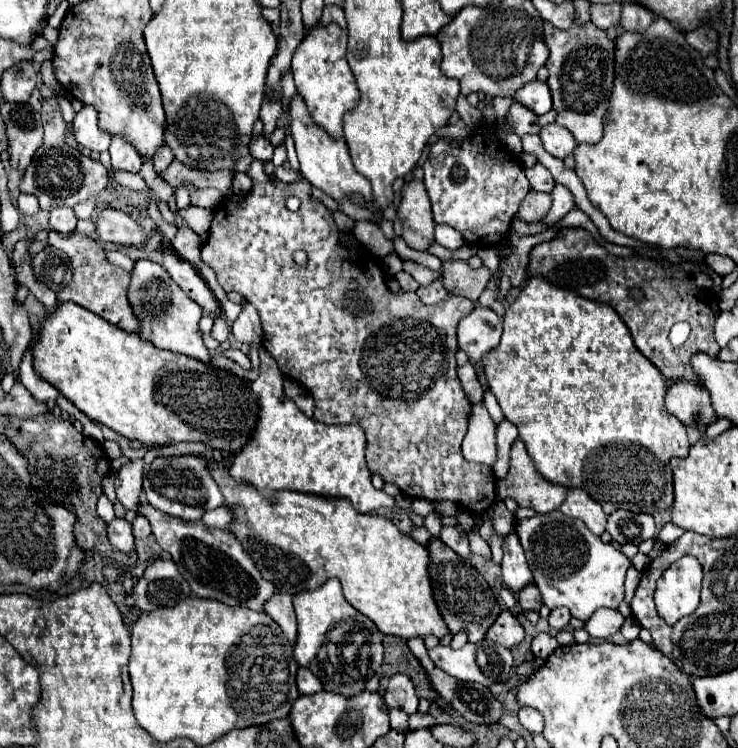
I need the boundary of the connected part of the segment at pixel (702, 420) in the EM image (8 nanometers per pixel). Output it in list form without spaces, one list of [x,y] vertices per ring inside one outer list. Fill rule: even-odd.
[[[676,379],[668,383],[666,409],[686,427],[698,429],[700,433],[704,433],[712,423],[718,421],[708,391],[686,379]]]

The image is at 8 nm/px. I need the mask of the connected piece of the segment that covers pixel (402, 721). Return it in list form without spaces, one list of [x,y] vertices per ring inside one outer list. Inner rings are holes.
[[[388,709],[388,717],[390,717],[392,729],[404,729],[406,731],[406,719],[408,719],[408,715],[402,709]]]

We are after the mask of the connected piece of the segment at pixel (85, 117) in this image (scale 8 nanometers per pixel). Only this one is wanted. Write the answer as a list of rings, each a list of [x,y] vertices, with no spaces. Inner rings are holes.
[[[84,105],[76,117],[74,117],[74,137],[78,141],[78,145],[90,149],[90,151],[106,151],[110,147],[110,133],[102,131],[98,127],[98,113],[96,109]]]

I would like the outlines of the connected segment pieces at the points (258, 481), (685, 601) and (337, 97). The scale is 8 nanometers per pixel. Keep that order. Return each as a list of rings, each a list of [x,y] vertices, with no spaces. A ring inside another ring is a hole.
[[[258,349],[260,375],[250,389],[258,401],[258,421],[252,439],[234,457],[230,473],[238,481],[256,485],[262,493],[278,489],[344,497],[356,511],[370,513],[378,507],[394,507],[394,499],[374,489],[366,467],[366,433],[360,425],[326,425],[306,417],[292,399],[284,395],[282,373],[272,355]]]
[[[694,557],[674,561],[660,577],[654,601],[656,611],[666,623],[678,623],[682,617],[694,613],[700,603],[702,567]]]
[[[336,23],[316,25],[306,33],[292,59],[296,89],[304,97],[316,125],[326,129],[330,137],[342,137],[342,117],[346,111],[354,109],[360,99],[354,75],[346,63],[346,39],[348,33]]]

